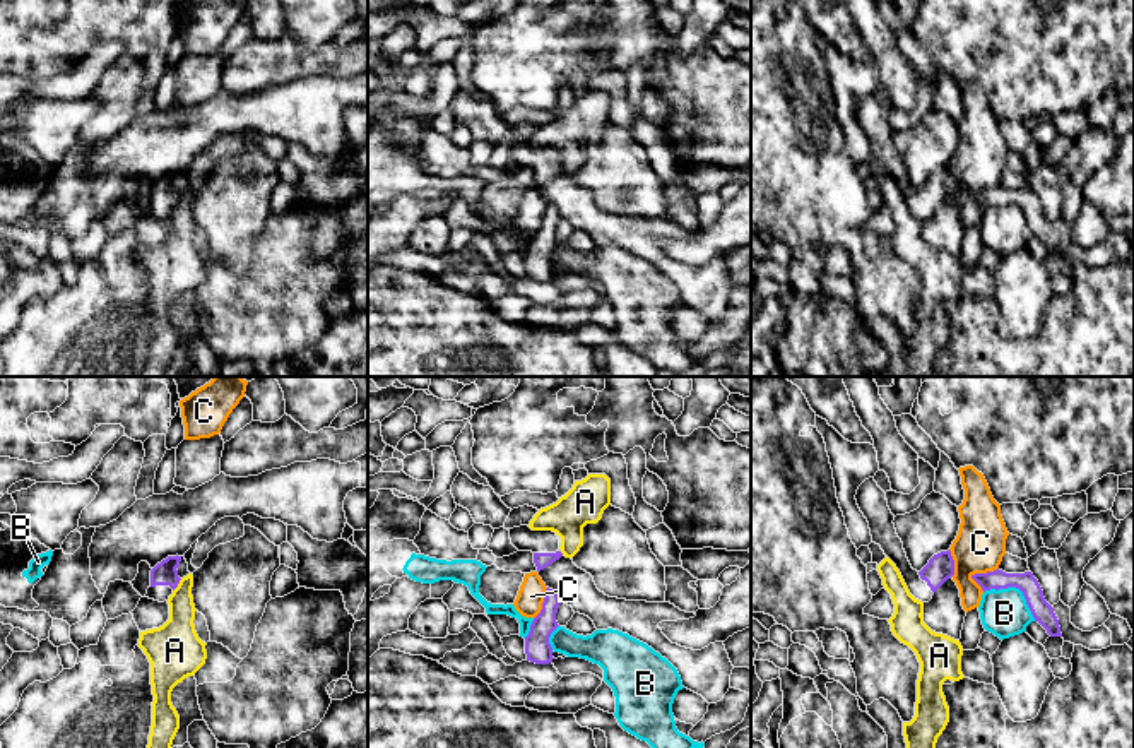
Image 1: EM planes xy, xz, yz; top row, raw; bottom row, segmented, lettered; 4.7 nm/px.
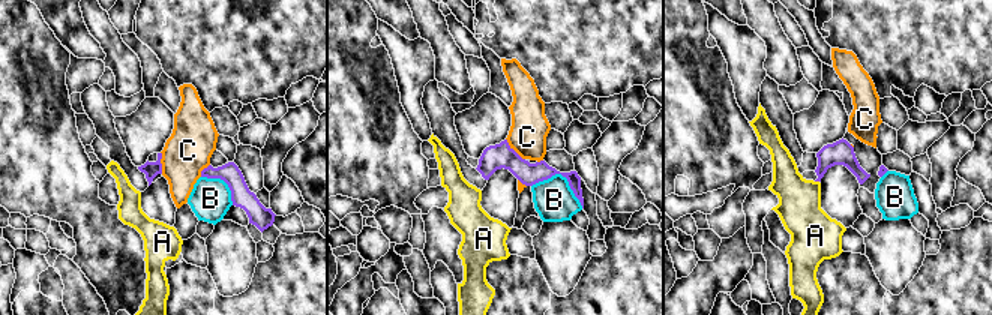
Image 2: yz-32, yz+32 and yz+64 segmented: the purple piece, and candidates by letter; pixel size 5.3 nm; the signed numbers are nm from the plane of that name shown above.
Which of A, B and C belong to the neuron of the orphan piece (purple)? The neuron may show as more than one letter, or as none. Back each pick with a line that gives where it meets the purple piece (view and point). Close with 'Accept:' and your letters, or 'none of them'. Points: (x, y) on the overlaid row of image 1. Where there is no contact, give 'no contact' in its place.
Accept: none of them

